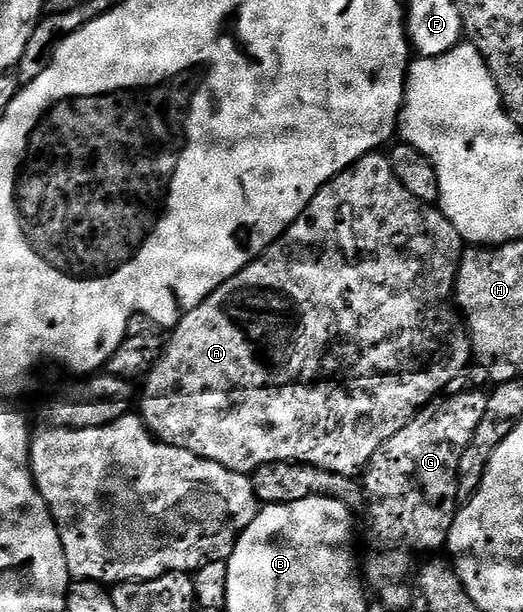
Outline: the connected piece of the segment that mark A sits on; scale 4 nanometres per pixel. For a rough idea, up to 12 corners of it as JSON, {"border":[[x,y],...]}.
{"border":[[387,153],[171,327],[157,442],[363,475],[473,361]]}

